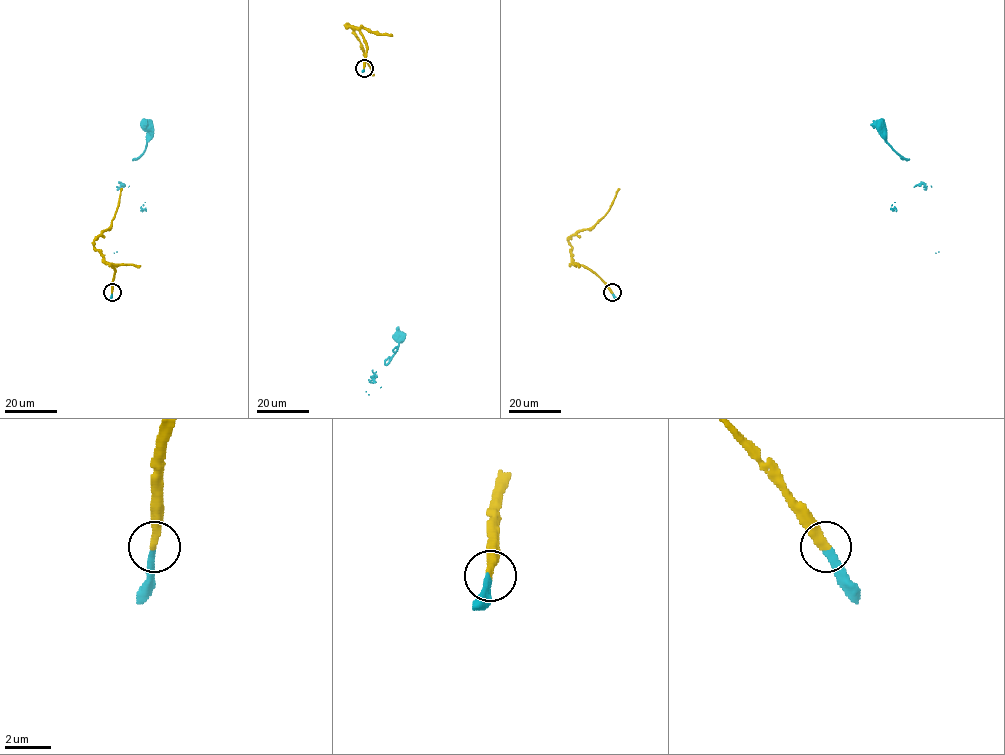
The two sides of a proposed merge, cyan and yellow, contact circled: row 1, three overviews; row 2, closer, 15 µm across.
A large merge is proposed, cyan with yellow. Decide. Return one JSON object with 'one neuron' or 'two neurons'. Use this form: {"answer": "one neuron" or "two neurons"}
{"answer": "one neuron"}

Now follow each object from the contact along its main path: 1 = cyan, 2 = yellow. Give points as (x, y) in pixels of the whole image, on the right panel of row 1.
1: (612, 292), (615, 296), (893, 209), (916, 185), (907, 160), (886, 139), (886, 132), (880, 125)
2: (611, 292), (598, 277), (572, 261), (568, 240), (582, 230), (591, 229), (608, 211), (619, 188)

